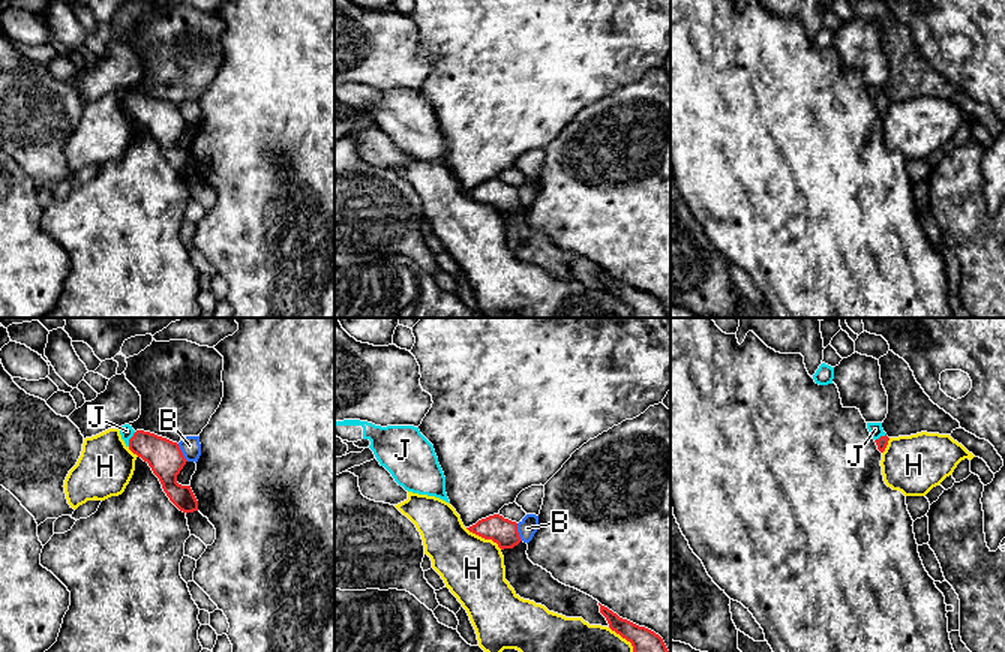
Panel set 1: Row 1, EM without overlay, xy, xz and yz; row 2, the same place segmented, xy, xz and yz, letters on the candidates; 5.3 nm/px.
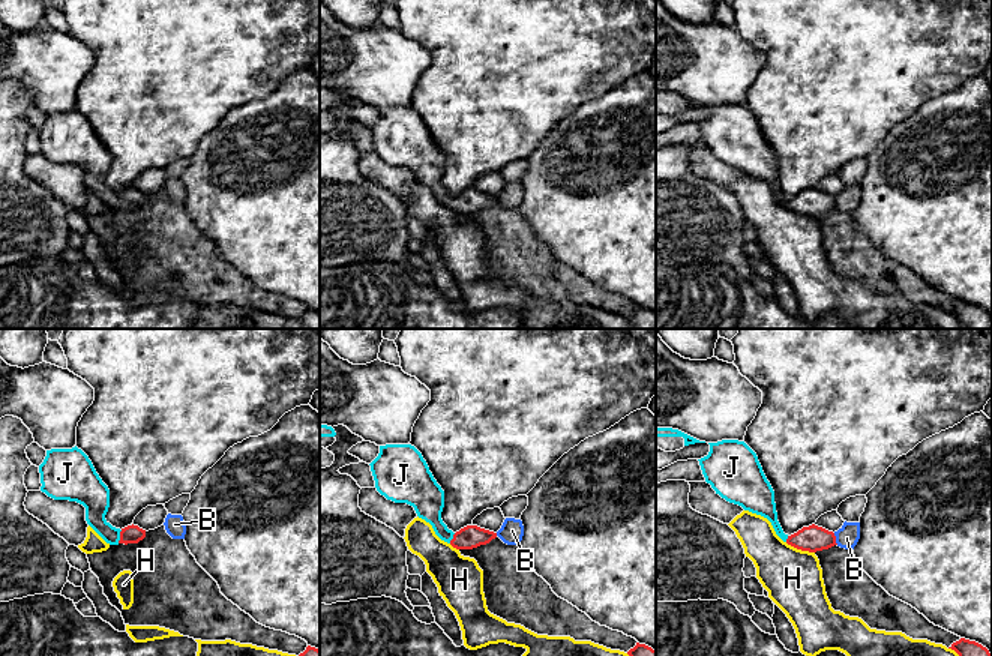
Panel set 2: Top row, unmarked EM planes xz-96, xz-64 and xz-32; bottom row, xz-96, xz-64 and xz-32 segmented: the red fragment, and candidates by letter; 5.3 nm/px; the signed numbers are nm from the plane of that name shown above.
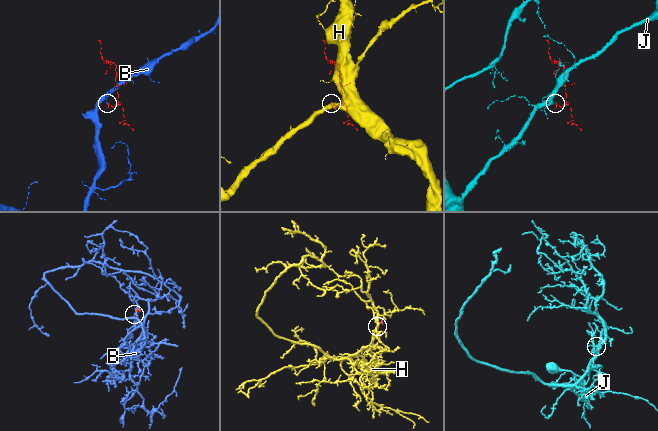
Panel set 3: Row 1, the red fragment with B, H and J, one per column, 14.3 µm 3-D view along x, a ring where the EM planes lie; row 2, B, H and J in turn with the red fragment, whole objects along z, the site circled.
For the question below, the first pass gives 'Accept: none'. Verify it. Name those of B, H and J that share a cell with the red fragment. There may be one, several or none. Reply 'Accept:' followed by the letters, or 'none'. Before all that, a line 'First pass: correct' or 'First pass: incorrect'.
First pass: incorrect
Accept: J

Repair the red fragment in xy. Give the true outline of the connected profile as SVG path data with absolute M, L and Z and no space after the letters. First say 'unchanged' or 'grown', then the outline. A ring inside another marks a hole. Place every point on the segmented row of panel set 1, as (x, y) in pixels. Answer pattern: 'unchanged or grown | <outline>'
grown | M129 424L118 430L126 447L148 463L170 501L186 514L198 511L198 501L190 486L177 483L177 475L188 462L178 444L150 432L135 432Z

